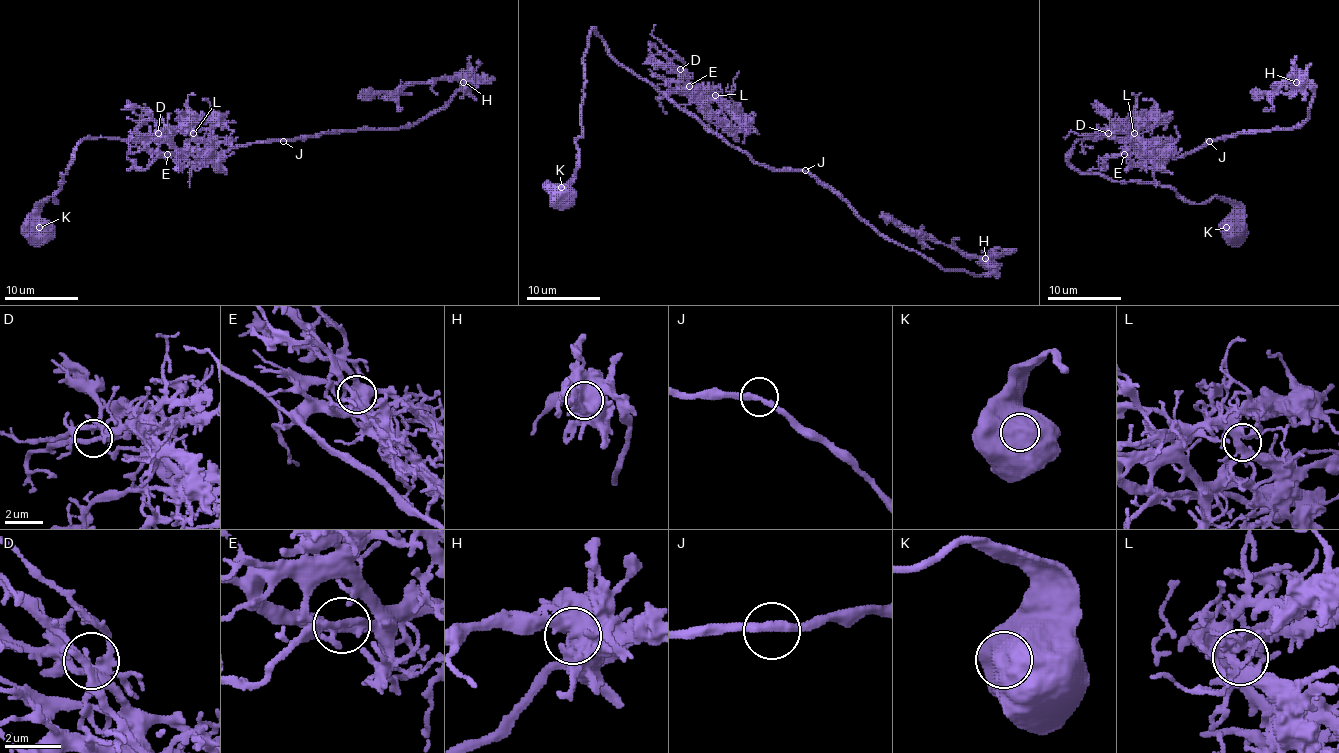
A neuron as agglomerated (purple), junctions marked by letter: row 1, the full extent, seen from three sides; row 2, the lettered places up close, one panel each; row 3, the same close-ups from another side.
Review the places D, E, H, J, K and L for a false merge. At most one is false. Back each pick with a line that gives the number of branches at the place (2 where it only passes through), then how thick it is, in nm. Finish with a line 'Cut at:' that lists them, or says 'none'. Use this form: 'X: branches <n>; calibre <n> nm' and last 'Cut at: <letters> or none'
Cut at: none

